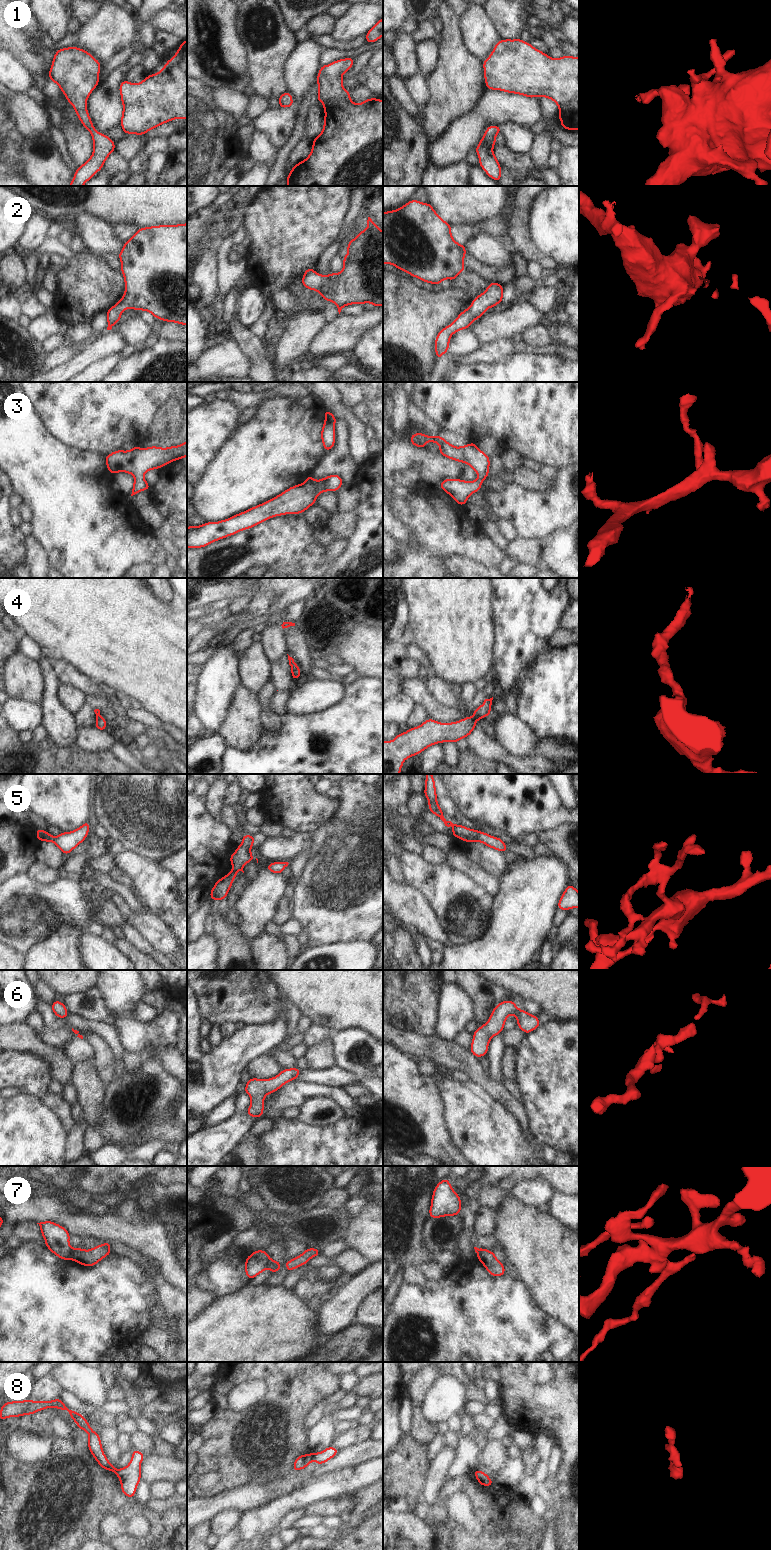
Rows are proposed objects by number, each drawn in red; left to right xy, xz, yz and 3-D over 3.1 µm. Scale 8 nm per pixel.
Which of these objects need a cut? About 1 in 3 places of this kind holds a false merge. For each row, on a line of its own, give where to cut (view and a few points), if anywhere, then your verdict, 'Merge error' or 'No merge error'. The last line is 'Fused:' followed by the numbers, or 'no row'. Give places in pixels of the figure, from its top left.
1: No split. No merge error
2: No split. No merge error
3: No split. No merge error
4: No split. No merge error
5: Split along xy (47, 833), (44, 836), (36, 835). Merge error
6: No split. No merge error
7: Split along xy (73, 1248), (71, 1258). Merge error
8: Split along xz (311, 1453), (313, 1457). Merge error
Fused: 5, 7, 8.

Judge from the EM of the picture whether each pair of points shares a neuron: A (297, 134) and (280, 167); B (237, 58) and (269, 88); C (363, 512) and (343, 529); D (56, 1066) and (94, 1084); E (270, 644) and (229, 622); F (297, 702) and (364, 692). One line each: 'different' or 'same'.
A: same
B: different
C: different
D: different
E: different
F: different

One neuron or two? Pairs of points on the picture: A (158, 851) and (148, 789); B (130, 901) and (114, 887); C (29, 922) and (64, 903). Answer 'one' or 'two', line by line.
A: one
B: one
C: one

